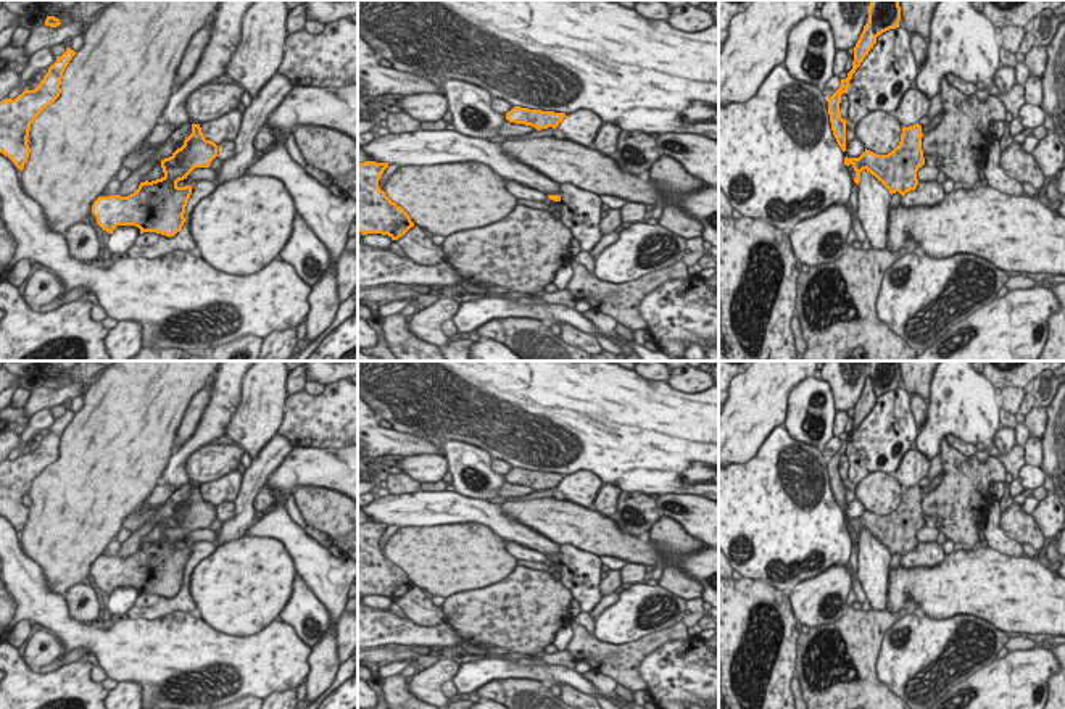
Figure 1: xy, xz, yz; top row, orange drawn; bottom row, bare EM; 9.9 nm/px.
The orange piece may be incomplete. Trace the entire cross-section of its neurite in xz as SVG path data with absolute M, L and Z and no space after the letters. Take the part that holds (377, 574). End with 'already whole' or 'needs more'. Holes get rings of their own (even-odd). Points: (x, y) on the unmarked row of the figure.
M364 522L358 525L358 593L382 595L392 601L403 598L414 583L379 548L388 524Z; already whole

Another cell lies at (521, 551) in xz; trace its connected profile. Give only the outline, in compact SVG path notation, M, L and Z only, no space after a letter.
M506 541L506 545L508 545L508 551L514 554L517 559L533 561L533 562L543 562L548 559L545 553L533 549L530 546L516 541Z

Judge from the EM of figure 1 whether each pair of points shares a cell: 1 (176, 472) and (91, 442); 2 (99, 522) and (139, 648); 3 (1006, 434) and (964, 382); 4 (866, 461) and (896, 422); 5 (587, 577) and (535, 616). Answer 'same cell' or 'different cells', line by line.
1: different cells
2: different cells
3: different cells
4: same cell
5: different cells

